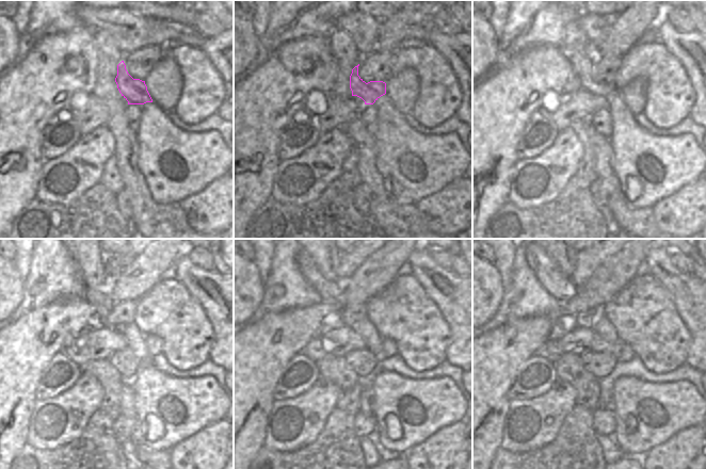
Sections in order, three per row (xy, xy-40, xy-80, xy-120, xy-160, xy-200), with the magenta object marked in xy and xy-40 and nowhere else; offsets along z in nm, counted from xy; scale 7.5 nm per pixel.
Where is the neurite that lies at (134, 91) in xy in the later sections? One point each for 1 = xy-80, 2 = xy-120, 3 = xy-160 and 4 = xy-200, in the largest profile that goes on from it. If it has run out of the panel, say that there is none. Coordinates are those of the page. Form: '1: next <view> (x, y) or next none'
1: next xy-80 (581, 65)
2: next xy-120 (102, 303)
3: next xy-160 (326, 290)
4: next xy-200 (557, 285)

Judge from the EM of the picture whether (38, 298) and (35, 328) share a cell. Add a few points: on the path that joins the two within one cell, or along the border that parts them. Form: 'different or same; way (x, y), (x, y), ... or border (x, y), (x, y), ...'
different; border (62, 301), (33, 308), (16, 320)

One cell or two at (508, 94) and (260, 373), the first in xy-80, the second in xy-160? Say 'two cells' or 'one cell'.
one cell

